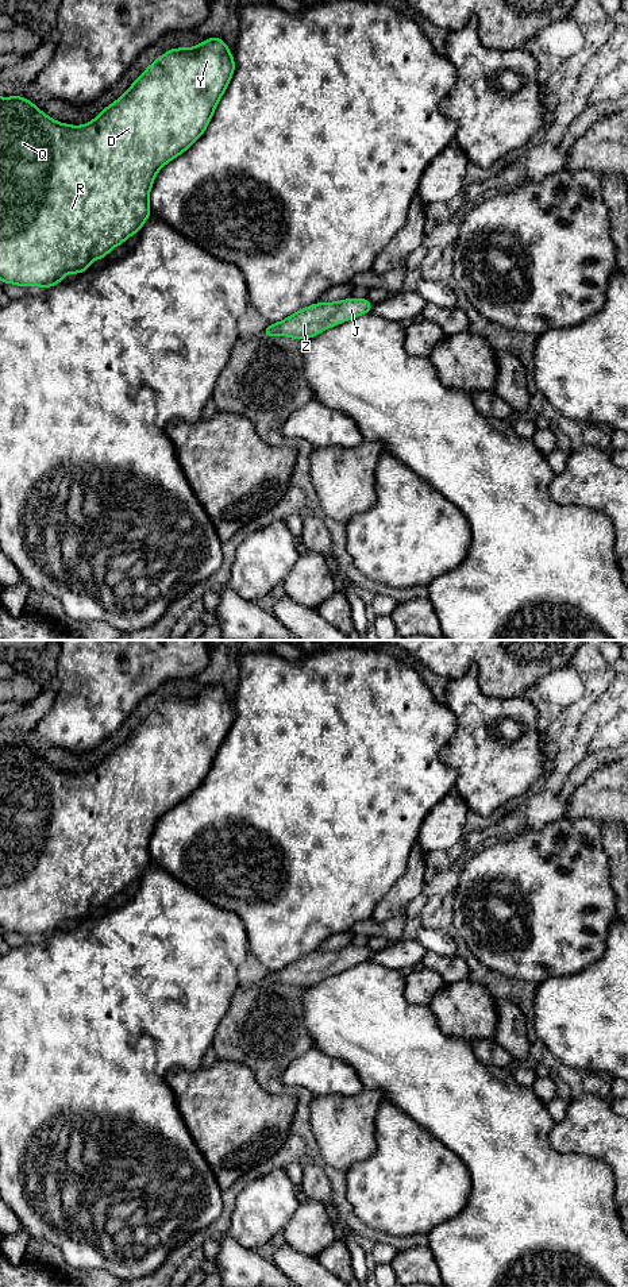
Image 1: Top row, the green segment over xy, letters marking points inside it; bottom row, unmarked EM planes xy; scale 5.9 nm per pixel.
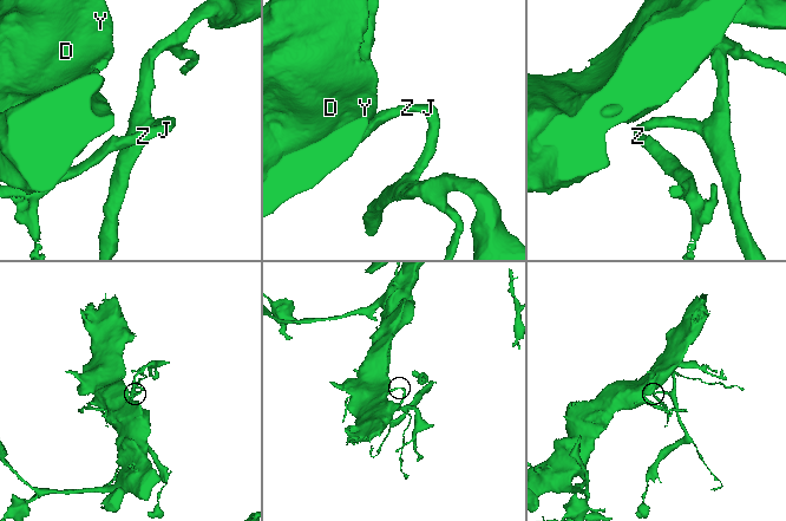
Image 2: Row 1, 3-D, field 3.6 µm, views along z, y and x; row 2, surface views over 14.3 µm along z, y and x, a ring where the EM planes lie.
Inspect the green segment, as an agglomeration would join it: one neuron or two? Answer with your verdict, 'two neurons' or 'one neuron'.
one neuron

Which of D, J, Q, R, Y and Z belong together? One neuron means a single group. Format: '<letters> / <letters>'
D J Q R Y Z

